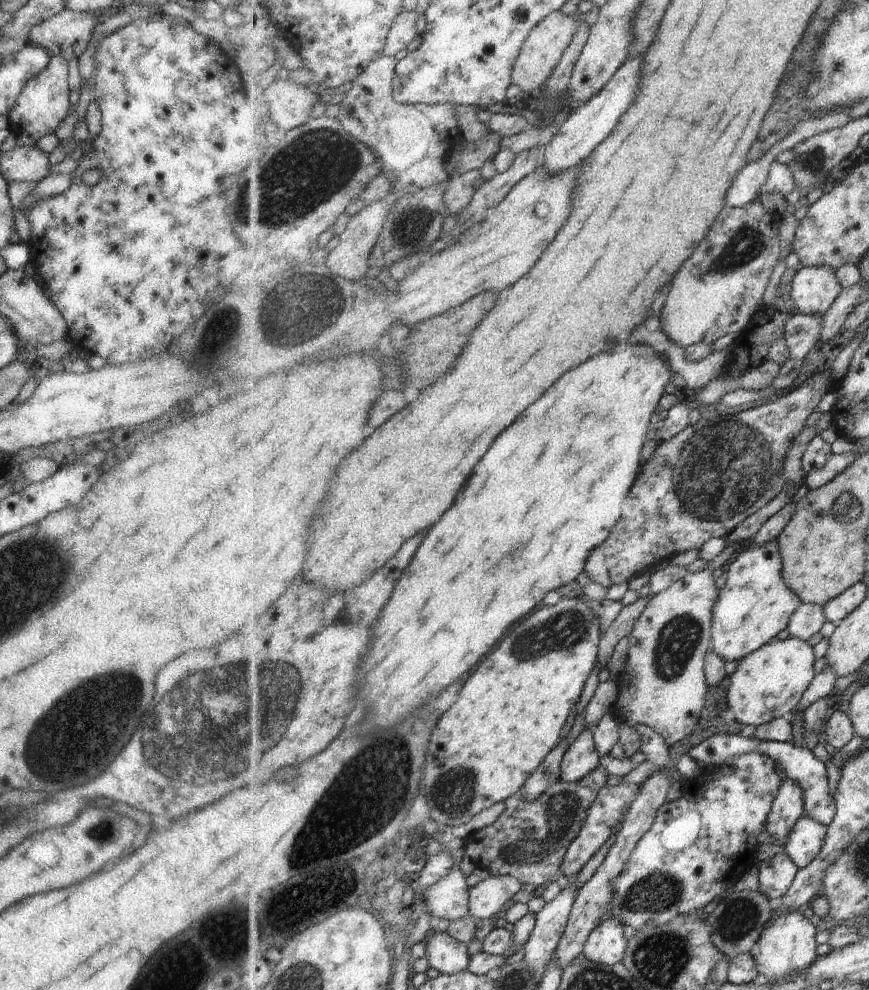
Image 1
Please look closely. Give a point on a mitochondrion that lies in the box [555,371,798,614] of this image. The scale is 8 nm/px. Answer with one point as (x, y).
(716, 473)

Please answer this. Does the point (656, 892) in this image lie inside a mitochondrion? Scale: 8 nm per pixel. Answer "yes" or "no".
yes

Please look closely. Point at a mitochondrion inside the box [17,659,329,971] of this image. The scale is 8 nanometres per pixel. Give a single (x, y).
(68, 726)

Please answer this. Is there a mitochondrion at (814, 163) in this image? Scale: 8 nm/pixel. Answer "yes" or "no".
yes

